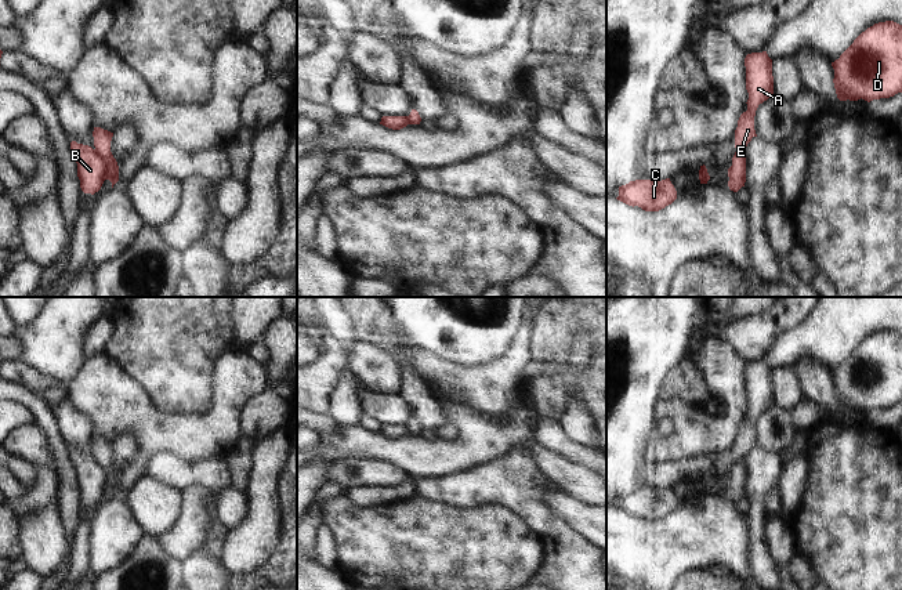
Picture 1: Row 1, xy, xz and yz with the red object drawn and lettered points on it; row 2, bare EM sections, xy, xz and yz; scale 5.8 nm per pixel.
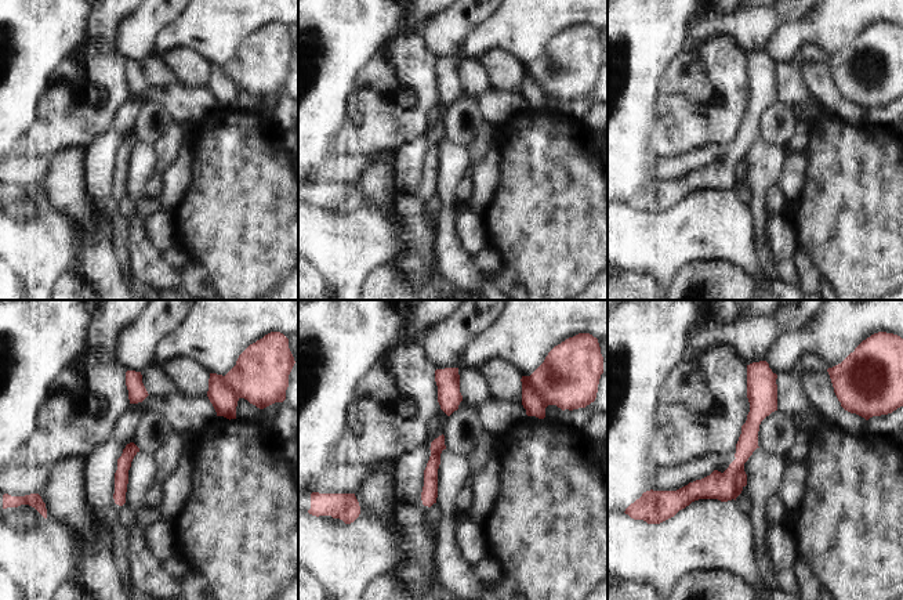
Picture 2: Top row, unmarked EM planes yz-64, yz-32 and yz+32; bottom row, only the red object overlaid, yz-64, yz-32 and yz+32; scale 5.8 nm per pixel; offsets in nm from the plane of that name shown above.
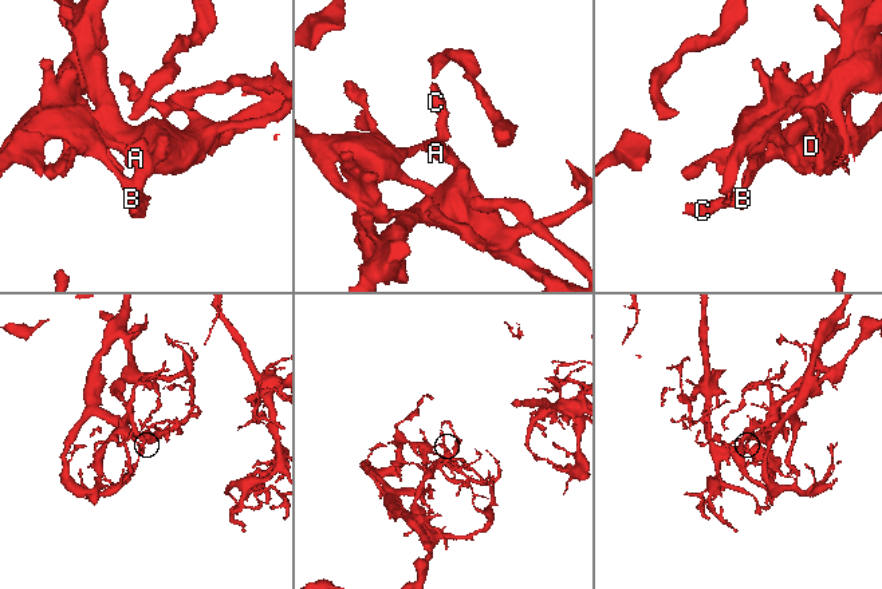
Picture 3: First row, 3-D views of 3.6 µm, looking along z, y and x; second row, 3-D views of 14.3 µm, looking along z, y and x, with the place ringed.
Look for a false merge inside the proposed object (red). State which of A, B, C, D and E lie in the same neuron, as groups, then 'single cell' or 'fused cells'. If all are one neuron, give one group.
A C D E / B; fused cells

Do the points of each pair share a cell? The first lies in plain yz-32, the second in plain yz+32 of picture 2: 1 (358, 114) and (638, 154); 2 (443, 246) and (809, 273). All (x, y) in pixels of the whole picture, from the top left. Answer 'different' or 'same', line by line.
1: different
2: different

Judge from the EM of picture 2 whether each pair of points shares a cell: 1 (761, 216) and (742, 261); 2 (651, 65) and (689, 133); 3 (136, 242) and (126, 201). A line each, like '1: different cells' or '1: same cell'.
1: different cells
2: different cells
3: different cells

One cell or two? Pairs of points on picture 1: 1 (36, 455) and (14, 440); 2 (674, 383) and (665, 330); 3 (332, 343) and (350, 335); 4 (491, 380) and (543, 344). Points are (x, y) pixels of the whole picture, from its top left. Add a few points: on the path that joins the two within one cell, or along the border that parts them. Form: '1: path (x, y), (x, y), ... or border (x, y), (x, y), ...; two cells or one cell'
1: path (31, 449), (20, 441); one cell
2: border (691, 354), (673, 370), (660, 397); two cells
3: border (319, 312), (325, 329), (350, 354); two cells
4: border (533, 321), (531, 332), (532, 358); two cells

